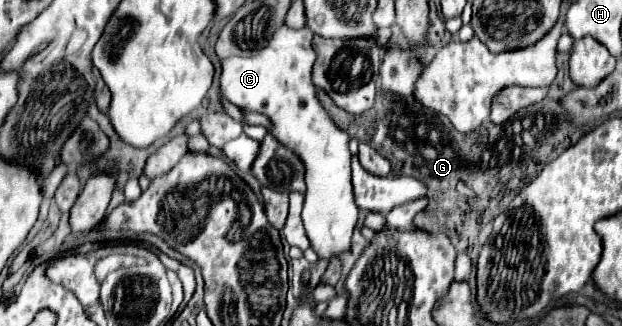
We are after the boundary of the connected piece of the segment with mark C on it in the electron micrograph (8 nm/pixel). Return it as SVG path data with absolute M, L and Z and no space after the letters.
M279 27L267 47L253 57L229 57L221 61L221 93L241 111L253 111L269 117L269 133L287 149L295 151L305 165L307 191L301 219L313 251L321 259L339 257L349 249L359 209L353 201L349 135L341 131L317 99L311 81L315 51L311 47L311 29Z

